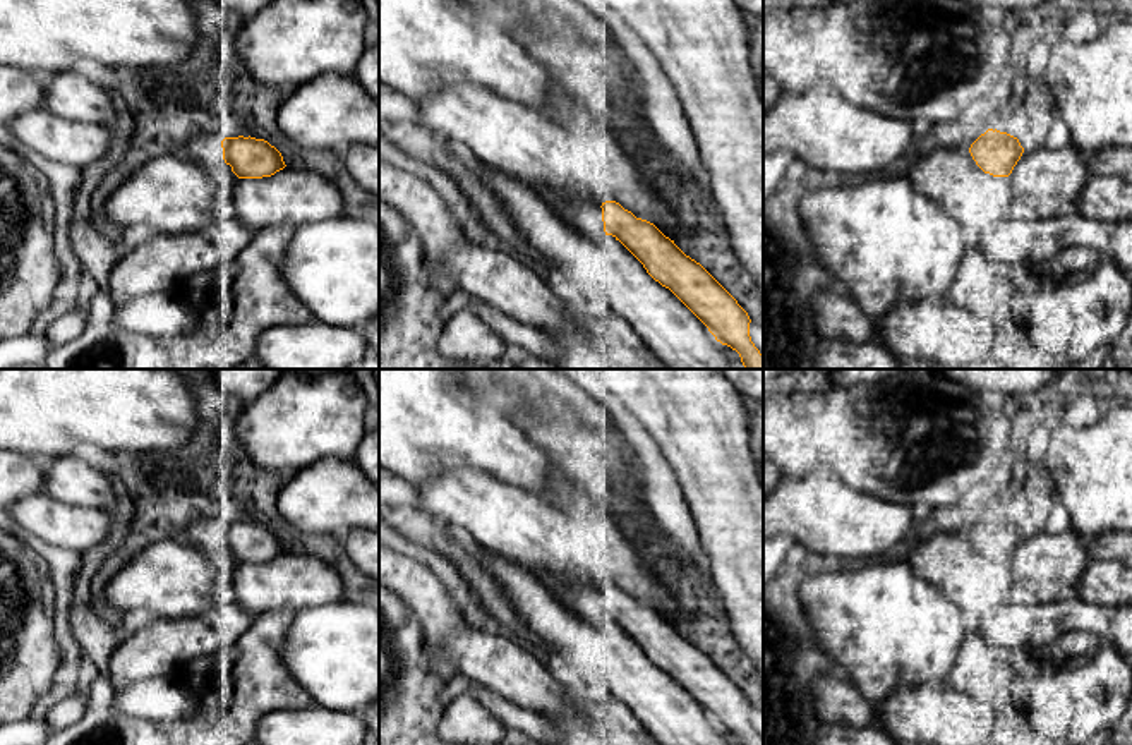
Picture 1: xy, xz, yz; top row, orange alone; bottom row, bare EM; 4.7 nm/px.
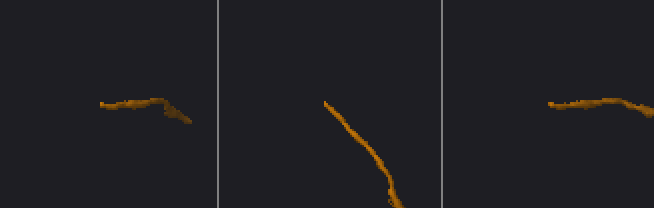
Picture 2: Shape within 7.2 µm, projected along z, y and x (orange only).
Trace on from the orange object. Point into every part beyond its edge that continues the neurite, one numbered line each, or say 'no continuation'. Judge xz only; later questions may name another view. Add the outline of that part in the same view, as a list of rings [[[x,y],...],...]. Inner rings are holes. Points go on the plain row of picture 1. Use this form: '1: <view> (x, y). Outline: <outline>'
1: xz (584, 601). Outline: [[[528,572],[535,573],[554,596],[557,596],[575,615],[581,616],[588,623],[599,625],[605,618],[600,591],[585,587],[578,582],[557,578],[544,572]]]

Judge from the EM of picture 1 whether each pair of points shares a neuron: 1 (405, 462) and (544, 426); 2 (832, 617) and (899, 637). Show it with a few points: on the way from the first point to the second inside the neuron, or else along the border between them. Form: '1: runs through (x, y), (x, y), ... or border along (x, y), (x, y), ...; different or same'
1: border along (530, 395), (529, 407), (513, 419), (551, 464); different
2: runs through (849, 618), (882, 623); same

